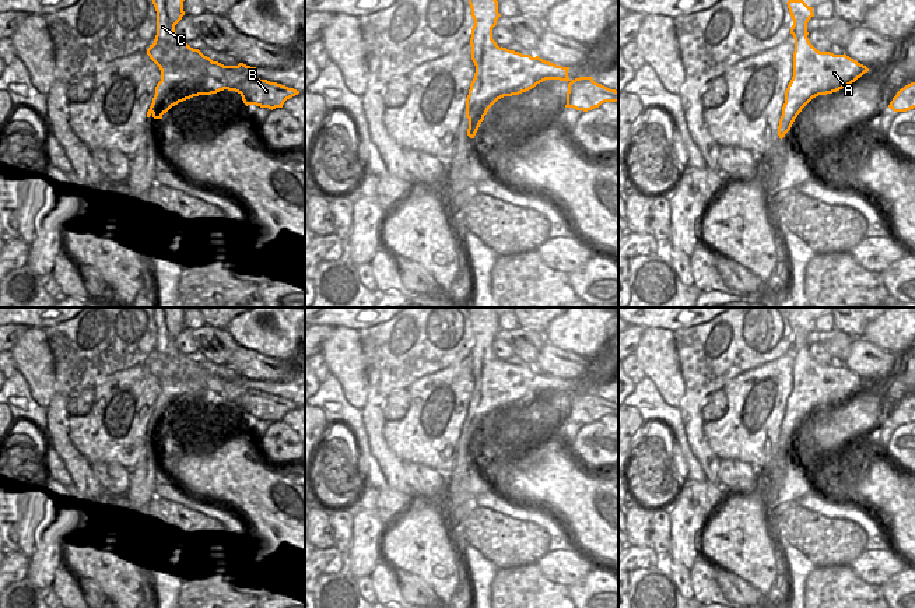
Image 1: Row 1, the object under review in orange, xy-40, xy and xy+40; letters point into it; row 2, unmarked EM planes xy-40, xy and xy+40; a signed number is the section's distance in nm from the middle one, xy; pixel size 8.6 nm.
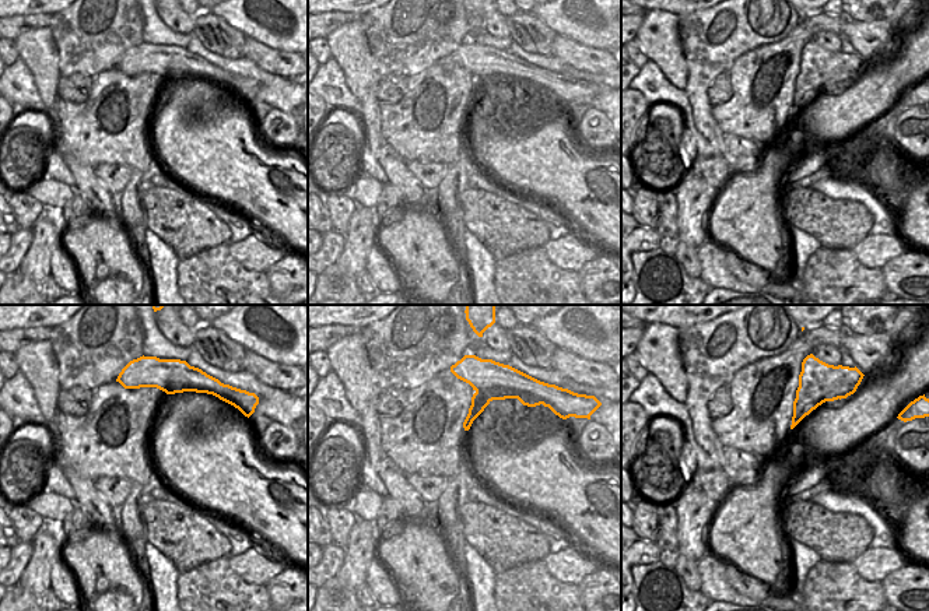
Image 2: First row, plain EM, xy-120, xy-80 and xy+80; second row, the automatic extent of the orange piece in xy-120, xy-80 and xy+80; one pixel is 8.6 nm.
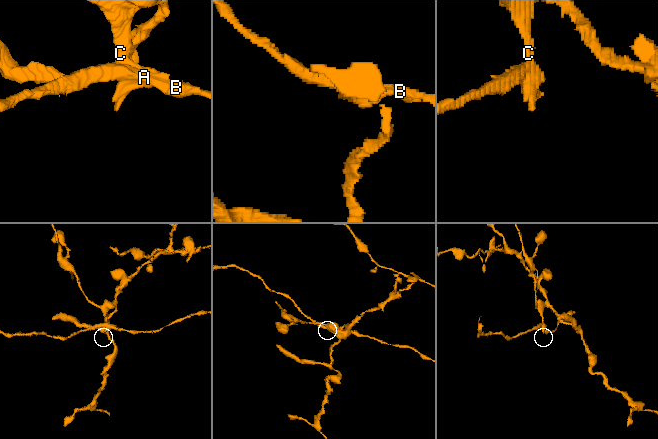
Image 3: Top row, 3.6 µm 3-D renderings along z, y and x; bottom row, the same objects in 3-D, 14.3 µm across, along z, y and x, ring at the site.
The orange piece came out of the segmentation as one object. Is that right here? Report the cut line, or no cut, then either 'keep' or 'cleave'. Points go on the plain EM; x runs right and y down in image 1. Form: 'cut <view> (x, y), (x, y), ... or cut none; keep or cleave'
cut xy-40 (168, 375), (182, 380), (181, 393), (168, 408), (178, 415); cleave

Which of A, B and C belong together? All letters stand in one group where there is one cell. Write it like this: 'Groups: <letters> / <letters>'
Groups: A B / C

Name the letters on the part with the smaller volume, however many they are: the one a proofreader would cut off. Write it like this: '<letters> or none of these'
A, B

